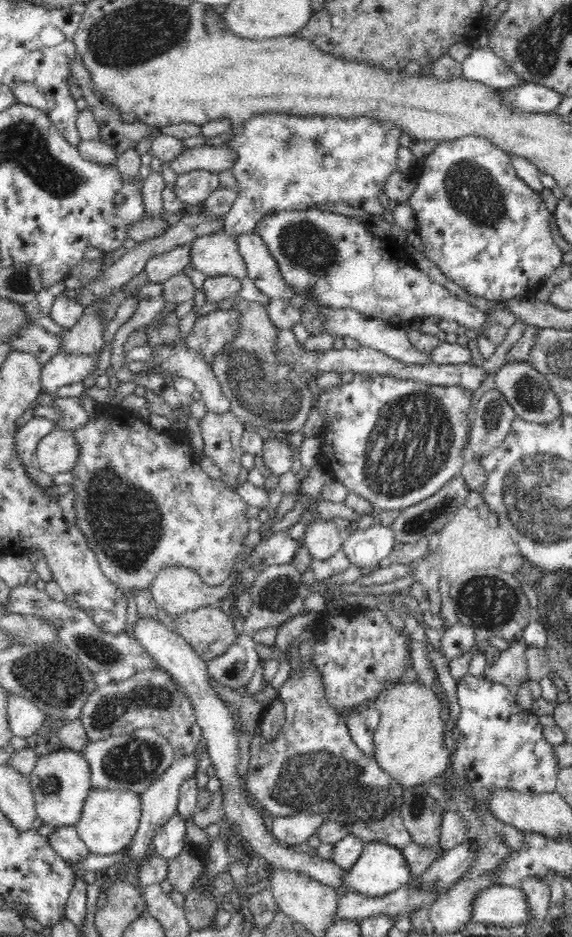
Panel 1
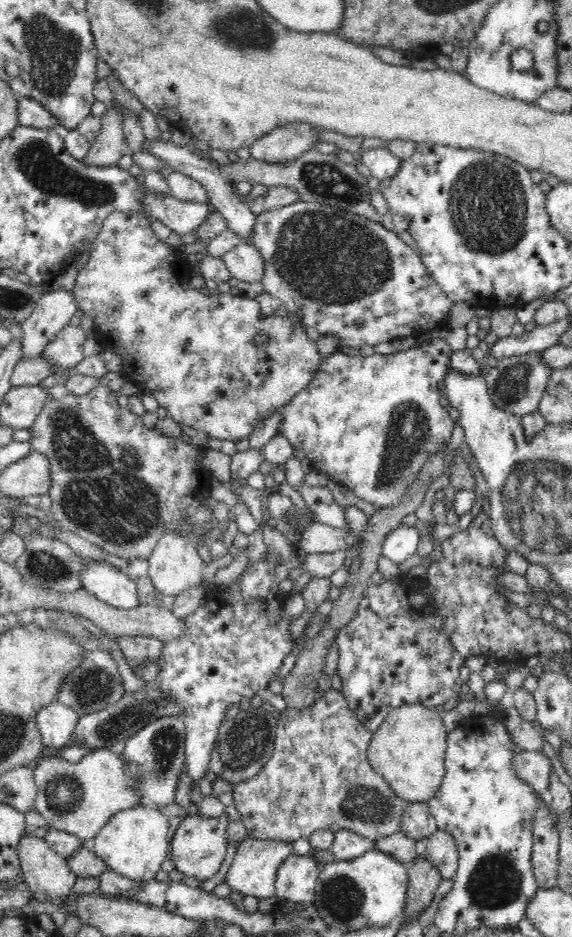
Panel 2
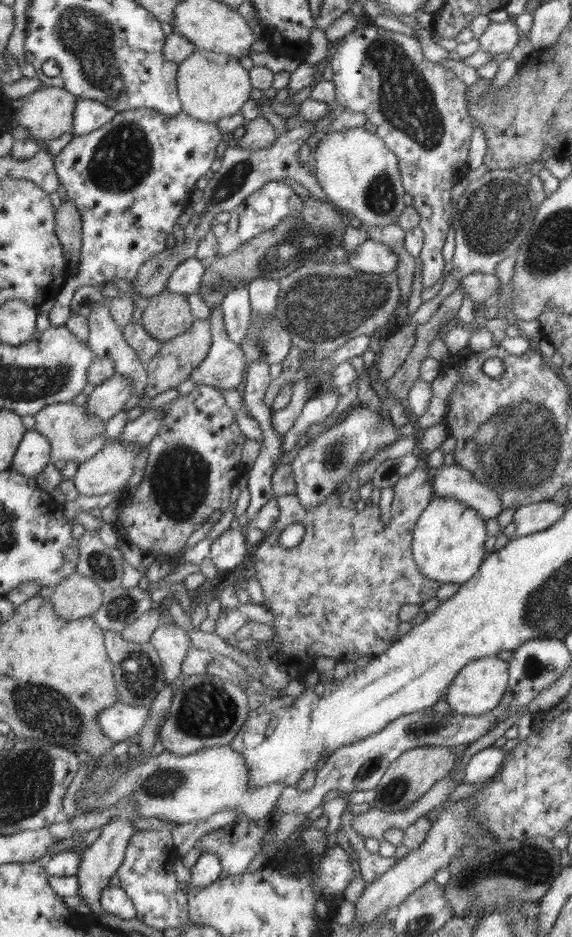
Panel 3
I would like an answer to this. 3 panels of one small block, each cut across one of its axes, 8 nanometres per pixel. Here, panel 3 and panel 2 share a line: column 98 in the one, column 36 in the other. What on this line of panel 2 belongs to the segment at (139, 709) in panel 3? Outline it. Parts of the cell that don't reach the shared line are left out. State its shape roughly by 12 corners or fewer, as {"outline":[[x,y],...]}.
{"outline":[[58,701],[40,708],[36,726],[44,748],[70,745],[80,717]]}

